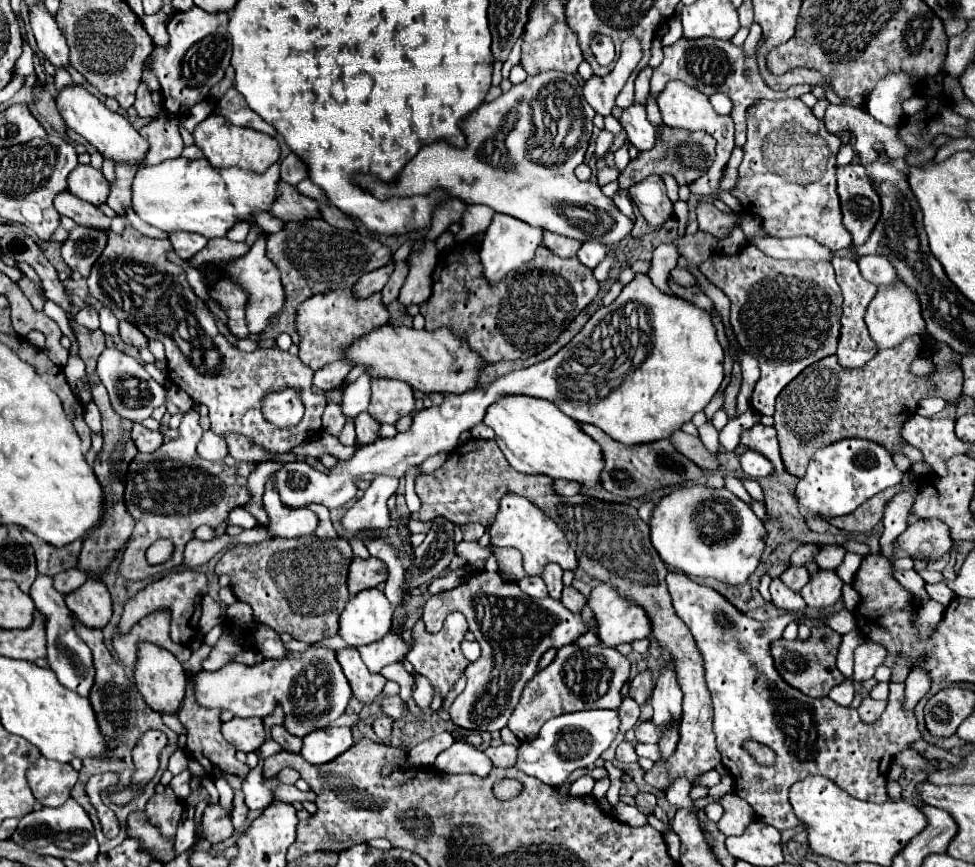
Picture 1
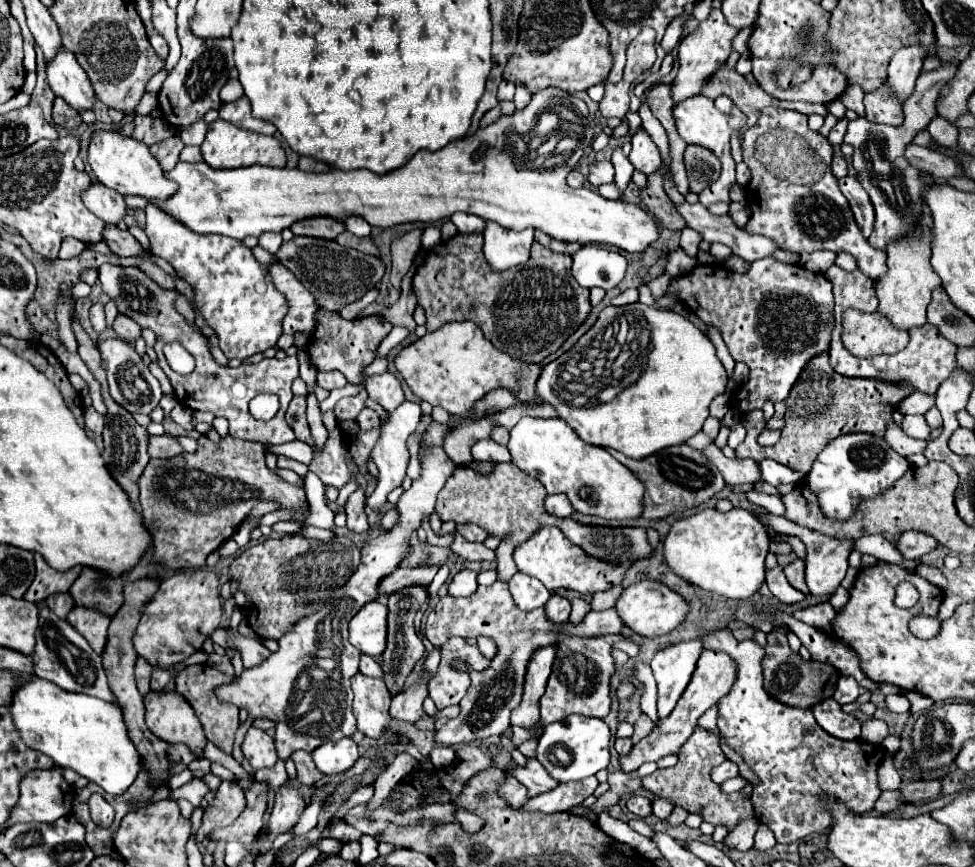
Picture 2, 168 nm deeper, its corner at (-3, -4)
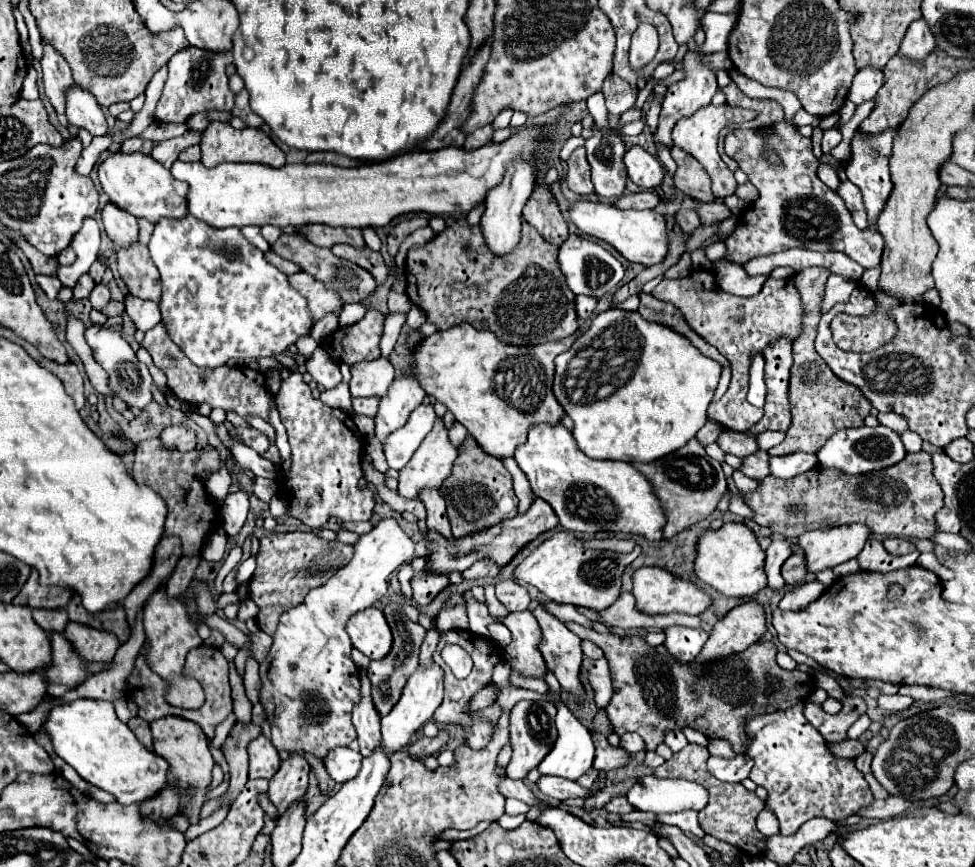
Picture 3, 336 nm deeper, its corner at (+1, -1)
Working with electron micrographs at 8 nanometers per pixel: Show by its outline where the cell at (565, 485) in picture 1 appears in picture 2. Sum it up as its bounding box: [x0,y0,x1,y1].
[545,495,575,517]

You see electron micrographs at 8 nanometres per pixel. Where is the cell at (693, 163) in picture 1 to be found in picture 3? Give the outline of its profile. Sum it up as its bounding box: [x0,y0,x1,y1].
[671,148,715,202]

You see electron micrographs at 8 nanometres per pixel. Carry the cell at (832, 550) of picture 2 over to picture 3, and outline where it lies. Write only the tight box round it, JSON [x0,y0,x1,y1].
[799,524,871,574]

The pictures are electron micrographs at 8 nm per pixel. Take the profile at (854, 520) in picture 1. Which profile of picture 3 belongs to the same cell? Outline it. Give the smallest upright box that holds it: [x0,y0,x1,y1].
[743,452,944,538]

